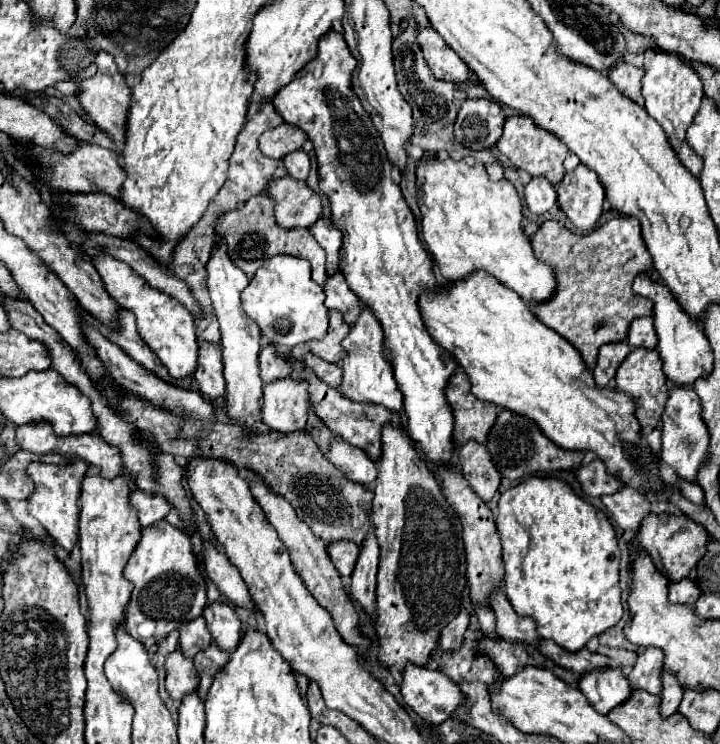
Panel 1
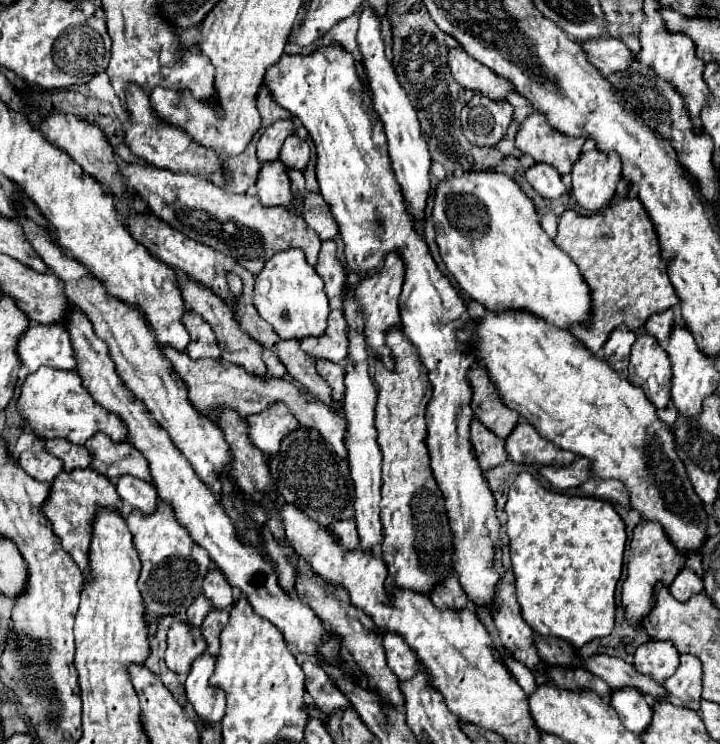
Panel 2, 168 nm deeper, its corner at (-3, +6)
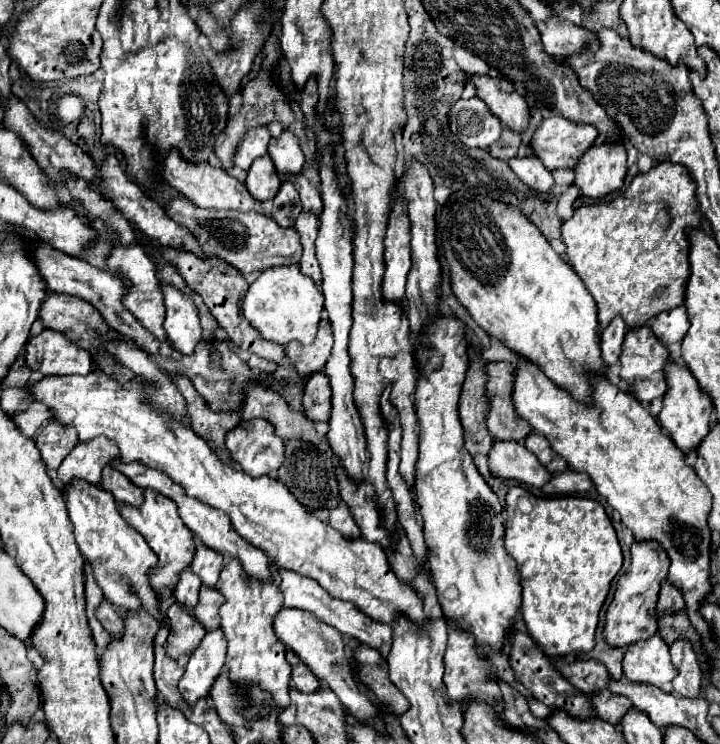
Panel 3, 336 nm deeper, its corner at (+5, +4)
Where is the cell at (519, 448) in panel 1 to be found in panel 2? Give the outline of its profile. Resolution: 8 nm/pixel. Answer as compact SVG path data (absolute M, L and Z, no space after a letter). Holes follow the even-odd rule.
M518 422L506 438L506 452L514 464L532 466L566 466L576 458L572 452L544 440L528 422Z

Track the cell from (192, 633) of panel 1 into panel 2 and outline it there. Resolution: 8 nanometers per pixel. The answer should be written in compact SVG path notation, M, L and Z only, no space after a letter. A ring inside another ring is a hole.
M196 596L196 600L188 606L188 624L190 626L196 626L196 628L200 628L200 624L204 622L204 616L208 616L208 612L210 612L210 604L208 604L208 600L206 600L206 596Z

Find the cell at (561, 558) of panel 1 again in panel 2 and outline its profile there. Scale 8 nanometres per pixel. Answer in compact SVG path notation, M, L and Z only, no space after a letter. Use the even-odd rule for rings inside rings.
M530 472L516 476L506 502L506 532L510 538L510 560L516 576L516 596L524 620L542 636L558 636L572 646L582 648L594 638L608 636L614 628L616 600L614 590L622 576L626 546L624 522L606 500L586 496L566 496L544 488Z

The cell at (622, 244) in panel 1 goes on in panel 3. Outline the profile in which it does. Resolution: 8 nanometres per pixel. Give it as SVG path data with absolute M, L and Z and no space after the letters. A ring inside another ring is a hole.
M658 162L652 170L640 172L628 190L604 204L588 204L580 206L570 220L562 224L562 240L568 248L568 258L572 268L582 278L594 302L598 304L598 320L600 330L608 326L608 322L620 314L626 326L642 326L648 324L656 314L676 308L684 304L684 282L688 282L688 228L700 228L704 224L704 216L698 210L696 200L696 182L680 164Z

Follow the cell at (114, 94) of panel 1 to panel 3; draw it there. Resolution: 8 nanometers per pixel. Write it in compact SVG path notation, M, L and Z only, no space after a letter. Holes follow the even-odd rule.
M172 150L168 154L168 158L164 160L164 166L162 166L162 174L164 174L164 180L174 186L182 196L190 198L196 206L200 208L214 208L214 210L240 210L240 212L260 212L264 214L264 208L262 208L262 202L256 202L250 194L248 194L248 188L244 182L228 176L226 170L222 168L214 168L210 166L208 162L202 162L202 164L190 164L186 162L178 150Z

